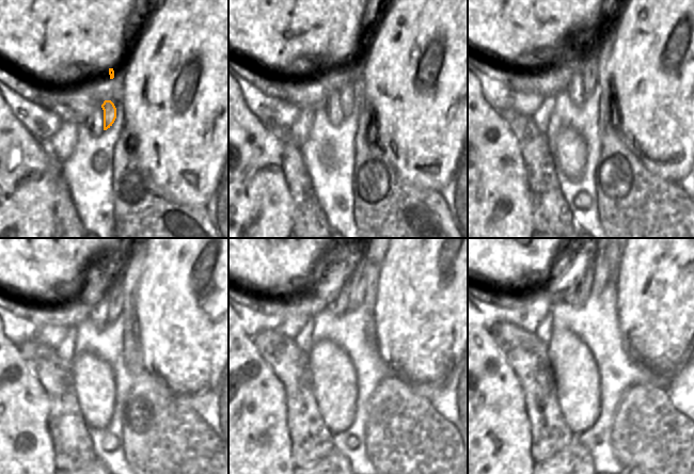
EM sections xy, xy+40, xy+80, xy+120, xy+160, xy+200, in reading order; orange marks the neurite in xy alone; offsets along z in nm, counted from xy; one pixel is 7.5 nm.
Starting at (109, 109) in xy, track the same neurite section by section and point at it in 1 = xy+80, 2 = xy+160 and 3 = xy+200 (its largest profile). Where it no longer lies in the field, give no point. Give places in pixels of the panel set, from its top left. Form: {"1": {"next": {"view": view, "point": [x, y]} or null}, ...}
{"1": {"next": {"view": "xy+80", "point": [589, 69]}}, "2": {"next": {"view": "xy+160", "point": [368, 259]}}, "3": {"next": {"view": "xy+200", "point": [608, 259]}}}

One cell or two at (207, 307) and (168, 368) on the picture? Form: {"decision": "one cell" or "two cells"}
{"decision": "one cell"}

